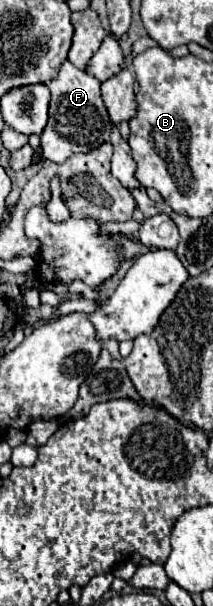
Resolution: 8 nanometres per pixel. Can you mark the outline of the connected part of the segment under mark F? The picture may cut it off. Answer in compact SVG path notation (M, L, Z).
M69 61L61 65L61 73L57 79L49 83L51 89L51 105L49 105L49 123L41 133L41 151L43 157L53 163L63 163L75 153L87 153L109 141L111 135L111 119L101 99L99 81L85 71L77 69Z

